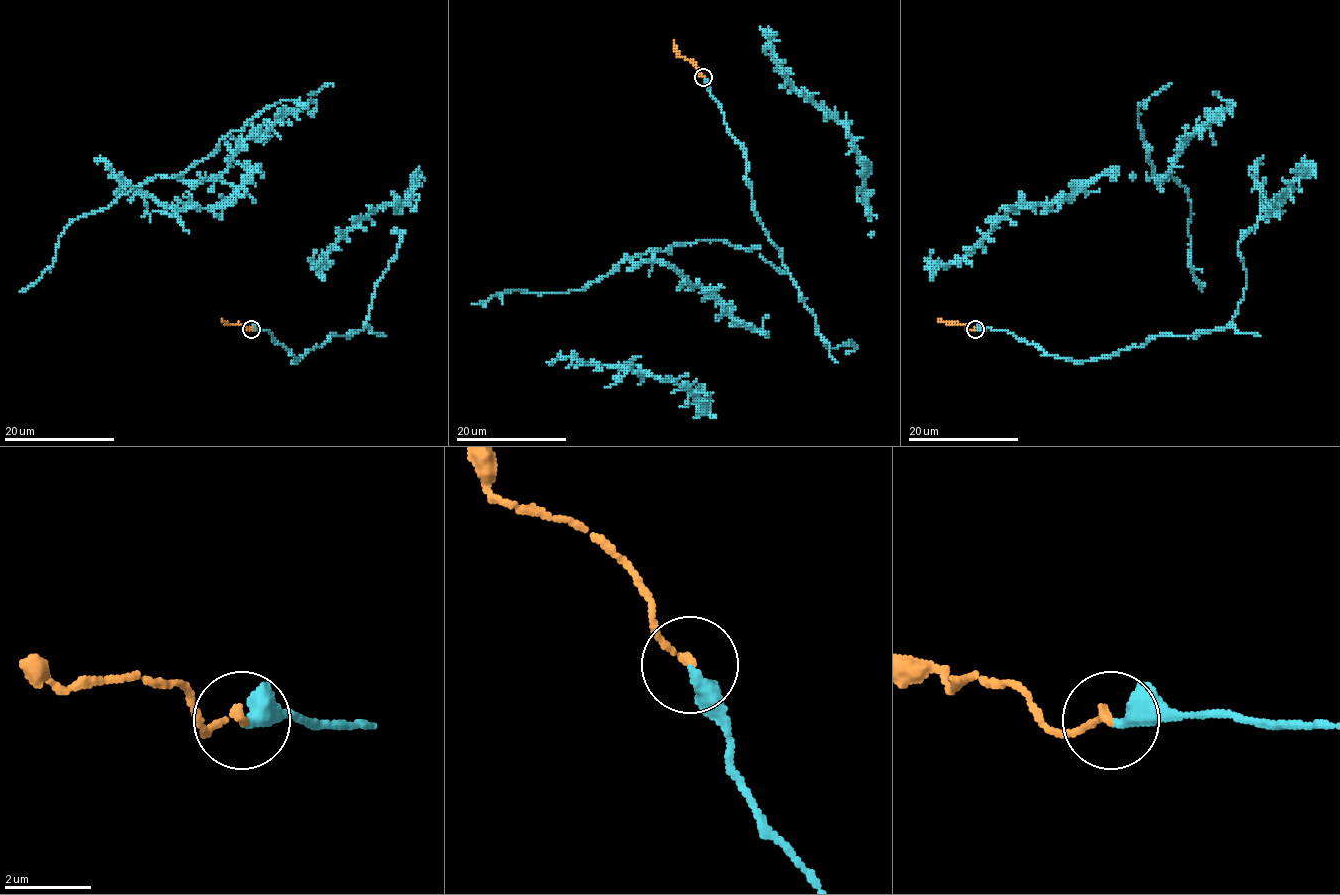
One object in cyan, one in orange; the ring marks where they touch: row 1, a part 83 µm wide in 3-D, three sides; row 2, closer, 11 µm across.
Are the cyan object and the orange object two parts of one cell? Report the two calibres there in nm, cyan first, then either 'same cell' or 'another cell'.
360 nm thick on the cyan side, 180 nm on the other; same cell

